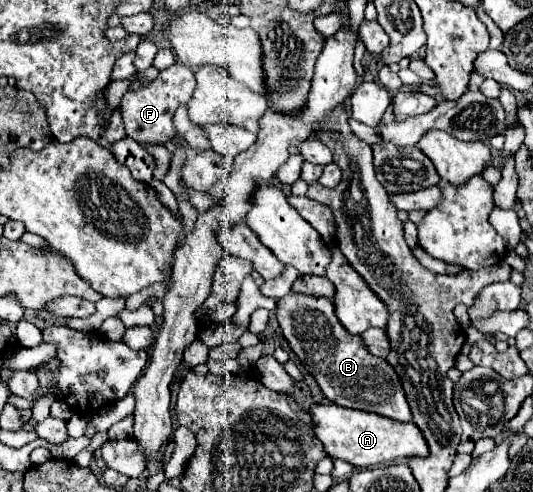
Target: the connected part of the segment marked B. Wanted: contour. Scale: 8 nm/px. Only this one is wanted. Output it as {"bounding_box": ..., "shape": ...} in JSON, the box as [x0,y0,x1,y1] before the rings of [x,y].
{"bounding_box":[276,291,412,421],"shape":[[[290,291],[286,297],[276,301],[276,319],[290,349],[316,379],[322,395],[330,403],[378,413],[396,421],[412,421],[396,371],[386,363],[386,359],[370,355],[358,335],[346,333],[334,315],[334,303],[330,299]]]}

